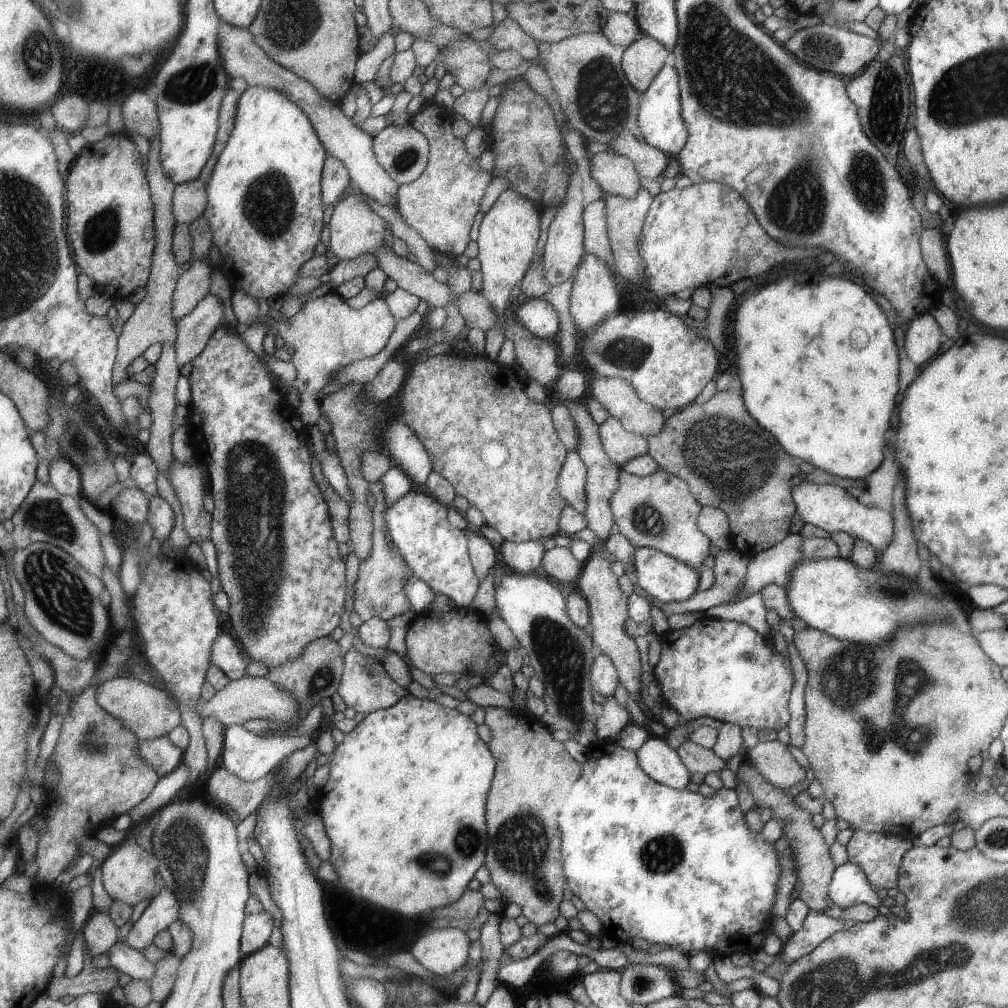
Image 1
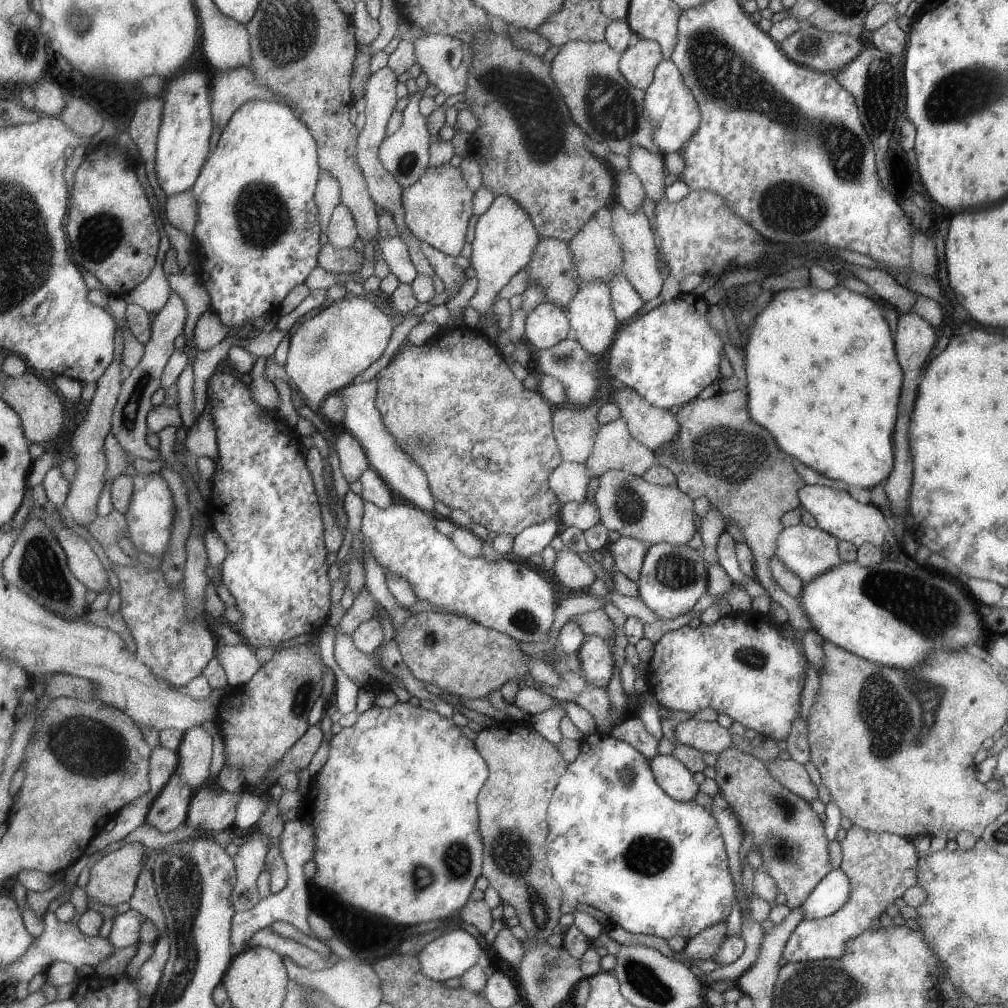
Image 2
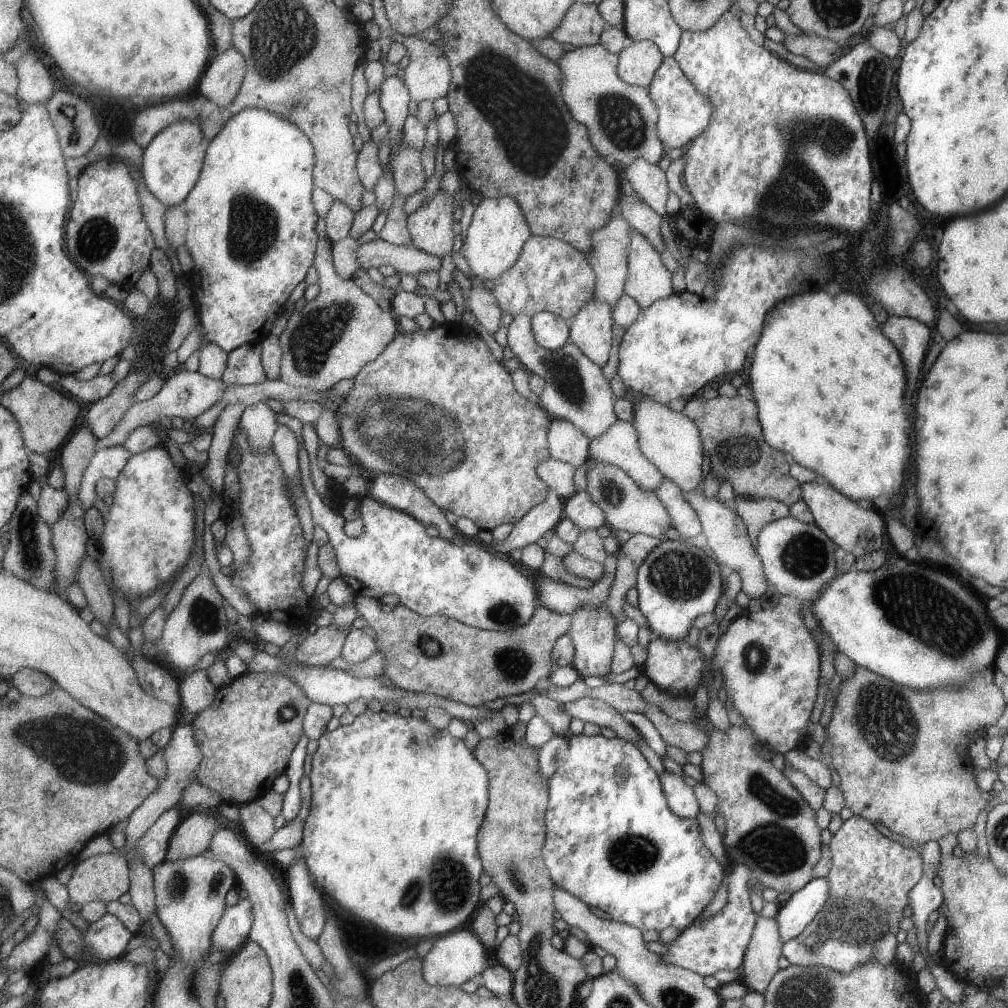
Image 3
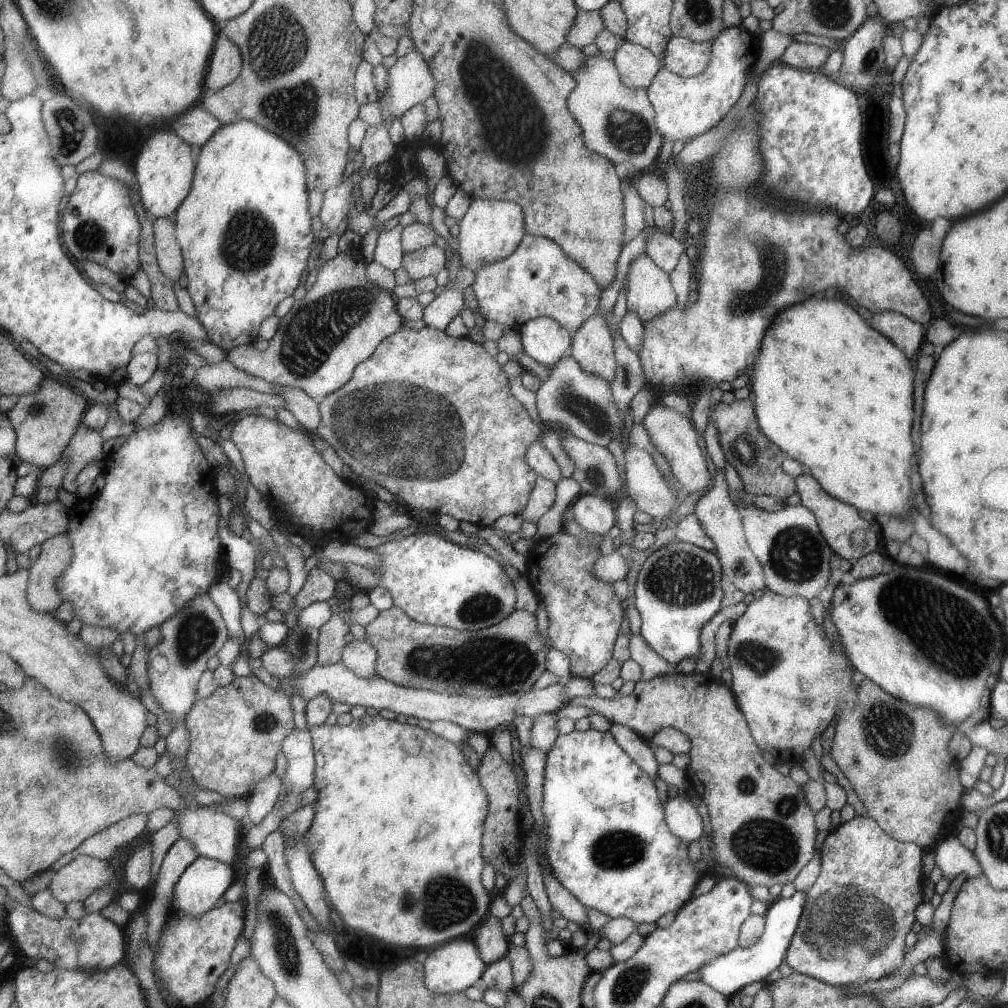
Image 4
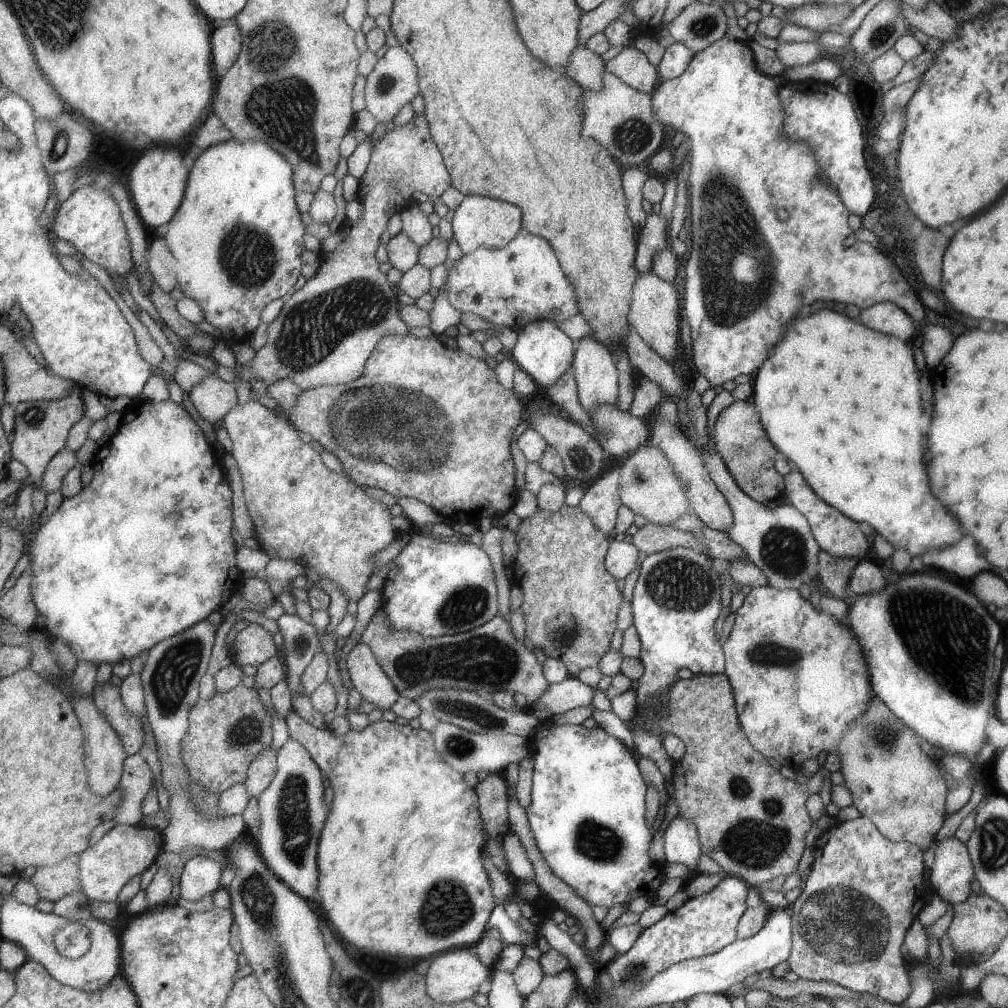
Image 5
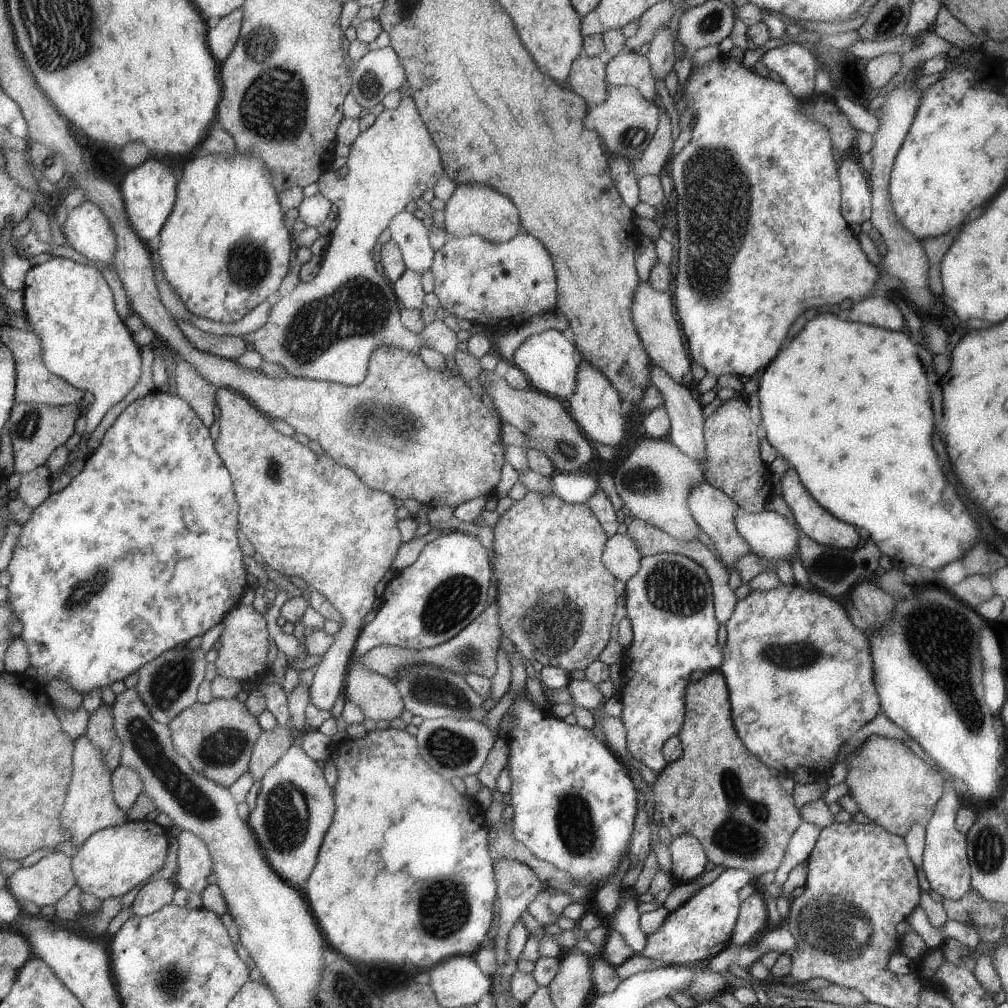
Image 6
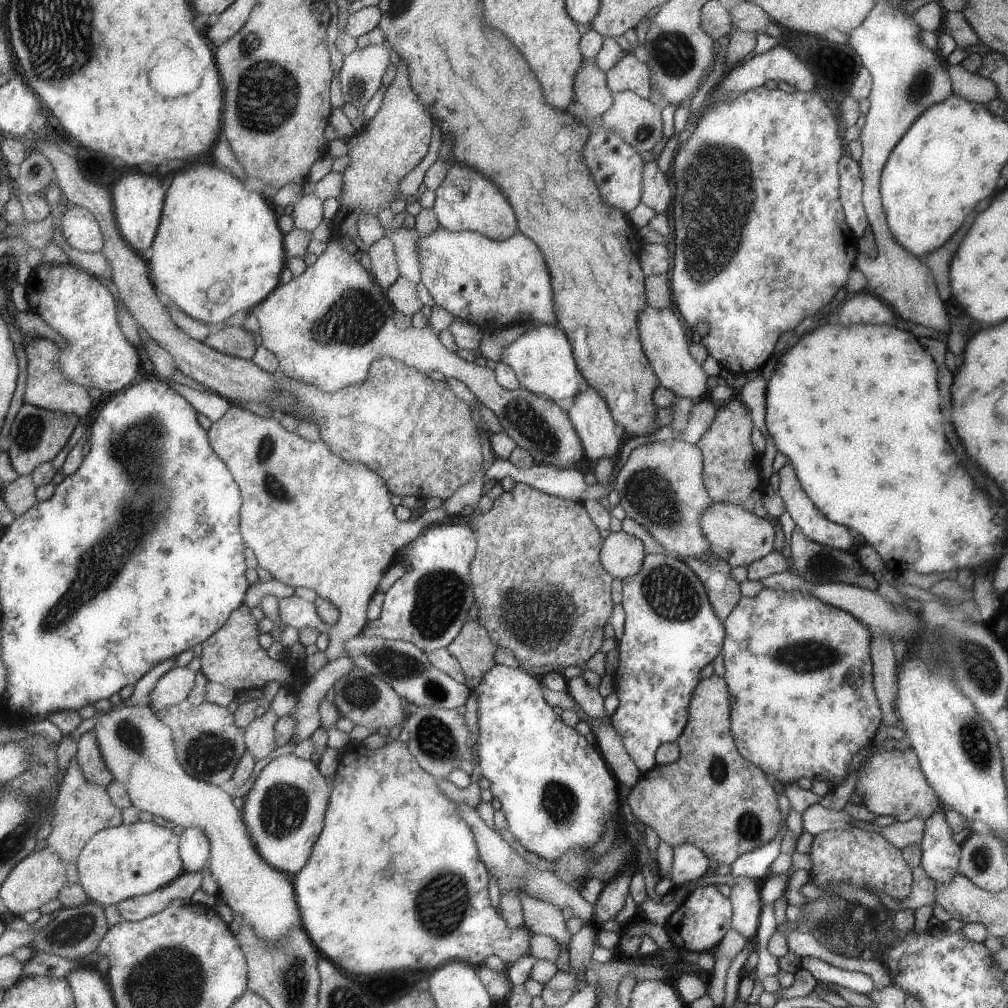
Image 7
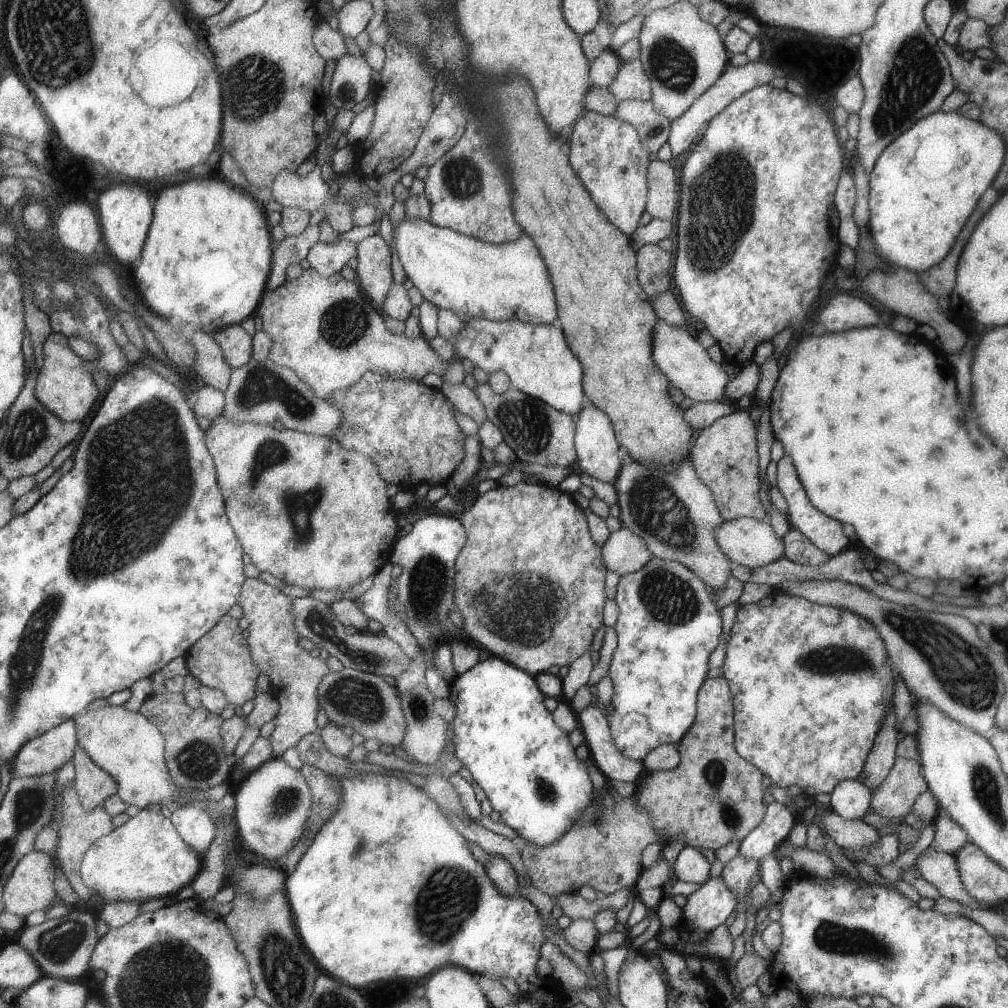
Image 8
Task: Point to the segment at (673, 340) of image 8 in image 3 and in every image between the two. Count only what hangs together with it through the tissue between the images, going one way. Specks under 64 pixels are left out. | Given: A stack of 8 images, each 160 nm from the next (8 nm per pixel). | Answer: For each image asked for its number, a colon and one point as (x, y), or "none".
3: (647, 279)
4: (648, 289)
5: (653, 308)
6: (652, 312)
7: (663, 336)

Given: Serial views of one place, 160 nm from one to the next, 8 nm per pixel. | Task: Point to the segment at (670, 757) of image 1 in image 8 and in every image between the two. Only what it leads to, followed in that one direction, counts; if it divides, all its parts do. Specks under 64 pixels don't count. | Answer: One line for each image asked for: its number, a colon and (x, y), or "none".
2: (671, 775)
3: (680, 798)
4: (682, 819)
5: (681, 844)
6: (688, 857)
7: (688, 863)
8: (689, 865)

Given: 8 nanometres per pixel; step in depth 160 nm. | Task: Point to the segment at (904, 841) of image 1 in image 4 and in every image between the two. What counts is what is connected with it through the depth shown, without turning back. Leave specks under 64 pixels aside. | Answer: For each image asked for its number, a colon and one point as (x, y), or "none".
2: (880, 866)
3: (870, 875)
4: (862, 901)

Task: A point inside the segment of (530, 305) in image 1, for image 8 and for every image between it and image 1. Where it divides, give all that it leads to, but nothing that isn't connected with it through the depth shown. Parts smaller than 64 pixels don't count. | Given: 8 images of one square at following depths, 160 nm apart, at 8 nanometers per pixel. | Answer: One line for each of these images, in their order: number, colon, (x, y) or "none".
2: (547, 325)
3: (552, 332)
4: (545, 340)
5: (541, 349)
6: (547, 358)
7: (542, 358)
8: (536, 357)

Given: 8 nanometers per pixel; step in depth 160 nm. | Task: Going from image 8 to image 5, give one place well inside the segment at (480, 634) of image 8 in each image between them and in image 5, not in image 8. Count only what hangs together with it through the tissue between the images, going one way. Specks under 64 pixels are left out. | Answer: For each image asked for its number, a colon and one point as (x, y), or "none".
5: (570, 607)
6: (557, 602)
7: (541, 592)

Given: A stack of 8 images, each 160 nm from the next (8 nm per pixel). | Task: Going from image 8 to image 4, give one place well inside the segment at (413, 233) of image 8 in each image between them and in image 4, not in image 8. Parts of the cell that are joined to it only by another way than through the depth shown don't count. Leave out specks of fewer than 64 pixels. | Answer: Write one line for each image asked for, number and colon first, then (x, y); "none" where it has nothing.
4: (538, 280)
5: (522, 283)
6: (496, 285)
7: (492, 283)

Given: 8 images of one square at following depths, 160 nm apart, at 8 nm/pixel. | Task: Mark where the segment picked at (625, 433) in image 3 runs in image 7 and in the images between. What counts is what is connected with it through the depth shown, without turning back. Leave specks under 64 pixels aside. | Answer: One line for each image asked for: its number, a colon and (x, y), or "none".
4: (646, 487)
5: (648, 486)
6: (653, 482)
7: (660, 486)

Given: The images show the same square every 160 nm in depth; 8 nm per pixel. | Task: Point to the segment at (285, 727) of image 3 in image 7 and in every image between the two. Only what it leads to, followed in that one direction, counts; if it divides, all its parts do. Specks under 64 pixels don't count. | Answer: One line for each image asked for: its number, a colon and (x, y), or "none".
4: (236, 734)
5: (227, 733)
6: (218, 737)
7: (210, 744)

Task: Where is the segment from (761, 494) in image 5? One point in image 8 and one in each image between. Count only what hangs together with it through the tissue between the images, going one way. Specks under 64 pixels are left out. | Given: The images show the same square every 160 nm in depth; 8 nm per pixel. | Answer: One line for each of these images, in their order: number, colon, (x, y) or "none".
6: (731, 444)
7: (729, 468)
8: (723, 454)

